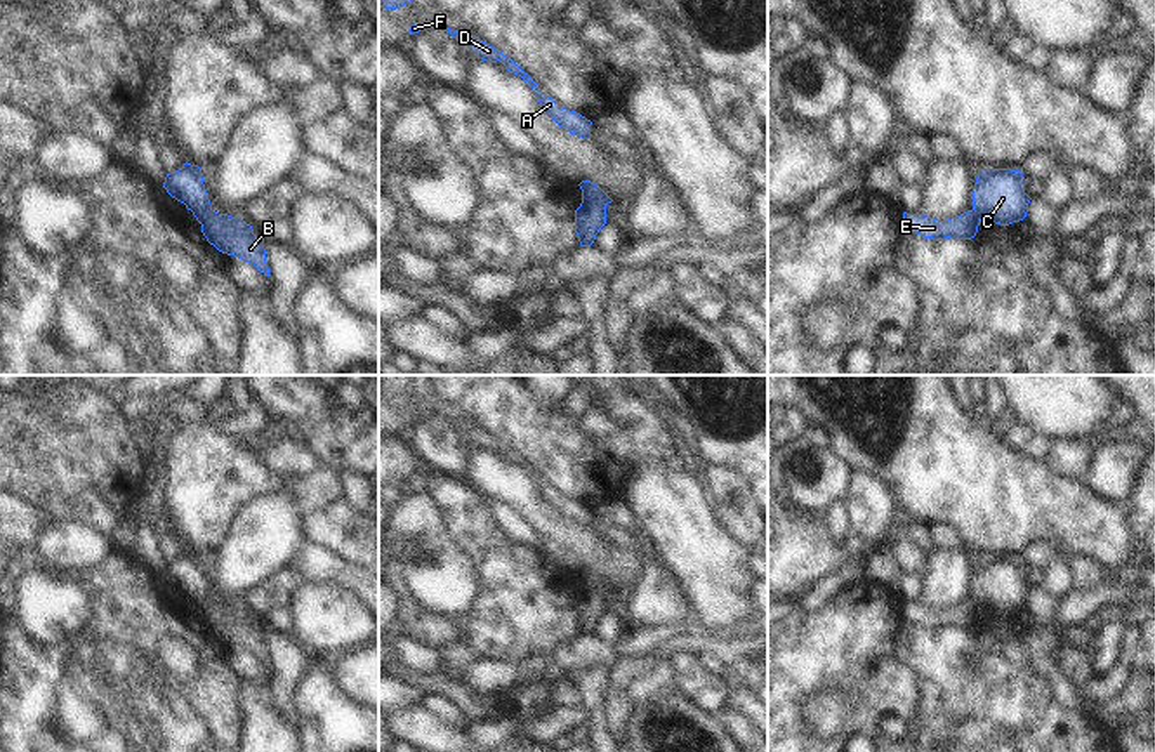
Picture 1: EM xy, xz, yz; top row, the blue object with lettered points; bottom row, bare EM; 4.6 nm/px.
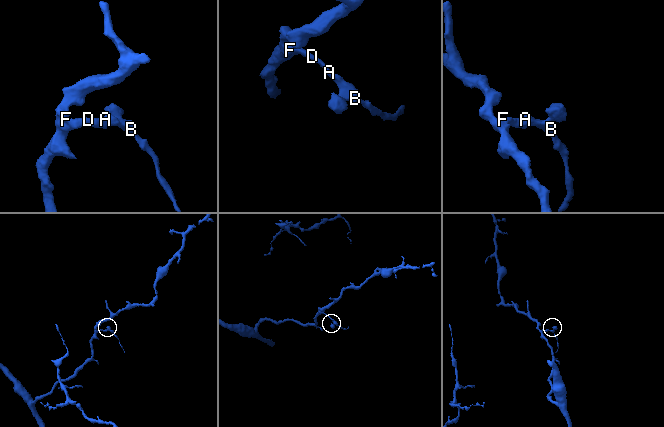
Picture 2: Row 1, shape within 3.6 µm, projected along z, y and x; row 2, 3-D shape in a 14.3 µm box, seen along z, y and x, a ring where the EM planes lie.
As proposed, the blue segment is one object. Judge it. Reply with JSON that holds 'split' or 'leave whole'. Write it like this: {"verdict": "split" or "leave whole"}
{"verdict": "split"}

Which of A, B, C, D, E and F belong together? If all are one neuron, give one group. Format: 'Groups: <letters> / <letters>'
Groups: A B D E F / C

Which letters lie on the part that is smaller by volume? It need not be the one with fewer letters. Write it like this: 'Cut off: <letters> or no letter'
Cut off: C

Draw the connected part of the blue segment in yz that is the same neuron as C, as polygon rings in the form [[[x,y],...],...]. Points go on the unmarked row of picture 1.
[[[978,557],[973,578],[973,599],[983,608],[1000,615],[1020,611],[1026,606],[1030,585],[1025,582],[1021,559]]]

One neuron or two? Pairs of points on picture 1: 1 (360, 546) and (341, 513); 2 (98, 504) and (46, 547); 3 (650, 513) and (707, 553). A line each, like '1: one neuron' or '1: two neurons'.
1: one neuron
2: two neurons
3: one neuron

